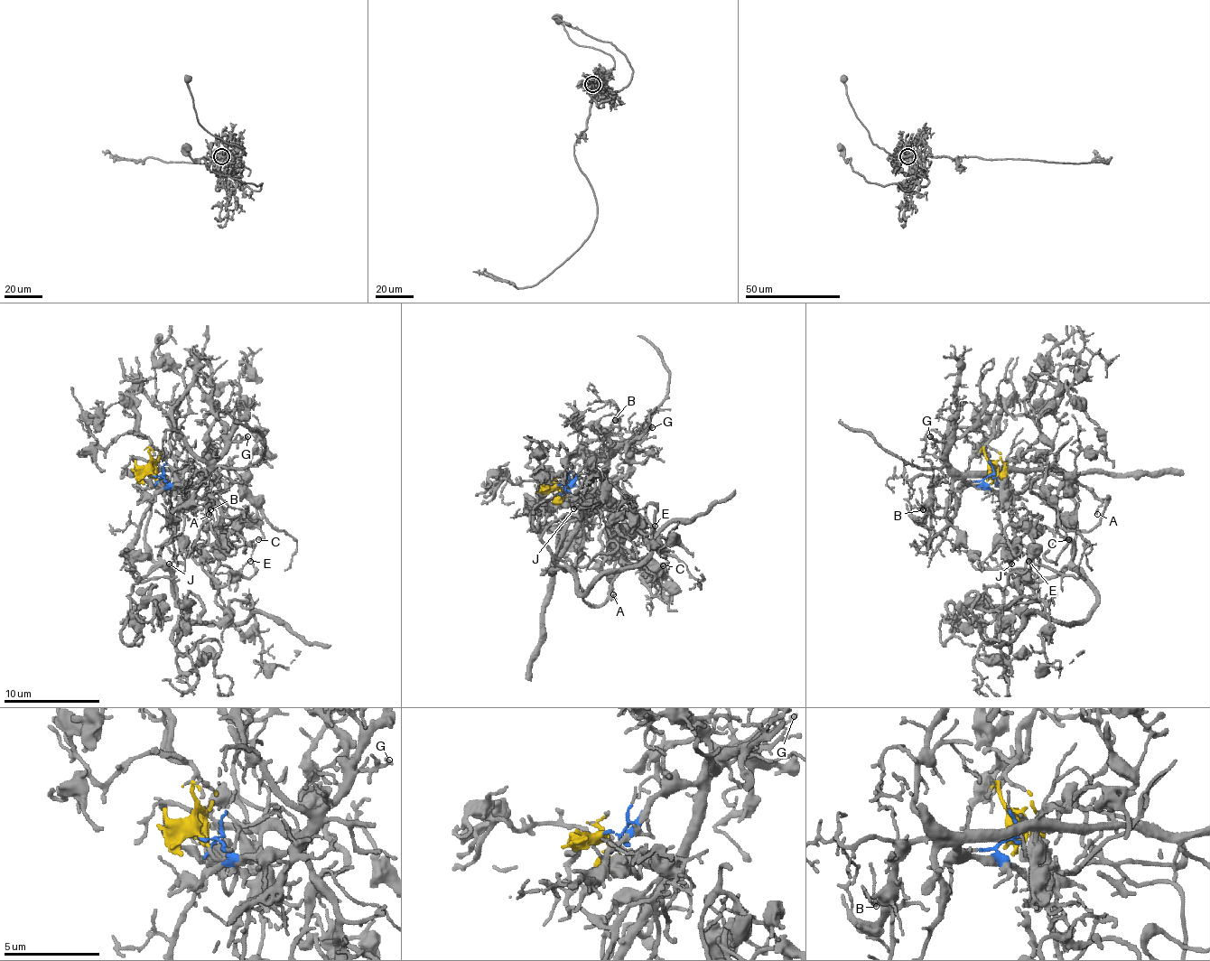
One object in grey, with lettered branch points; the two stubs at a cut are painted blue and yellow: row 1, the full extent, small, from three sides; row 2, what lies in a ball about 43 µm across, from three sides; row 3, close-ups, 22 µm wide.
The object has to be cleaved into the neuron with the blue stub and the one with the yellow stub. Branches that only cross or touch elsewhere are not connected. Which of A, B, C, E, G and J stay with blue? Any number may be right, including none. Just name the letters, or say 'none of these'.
B, G

